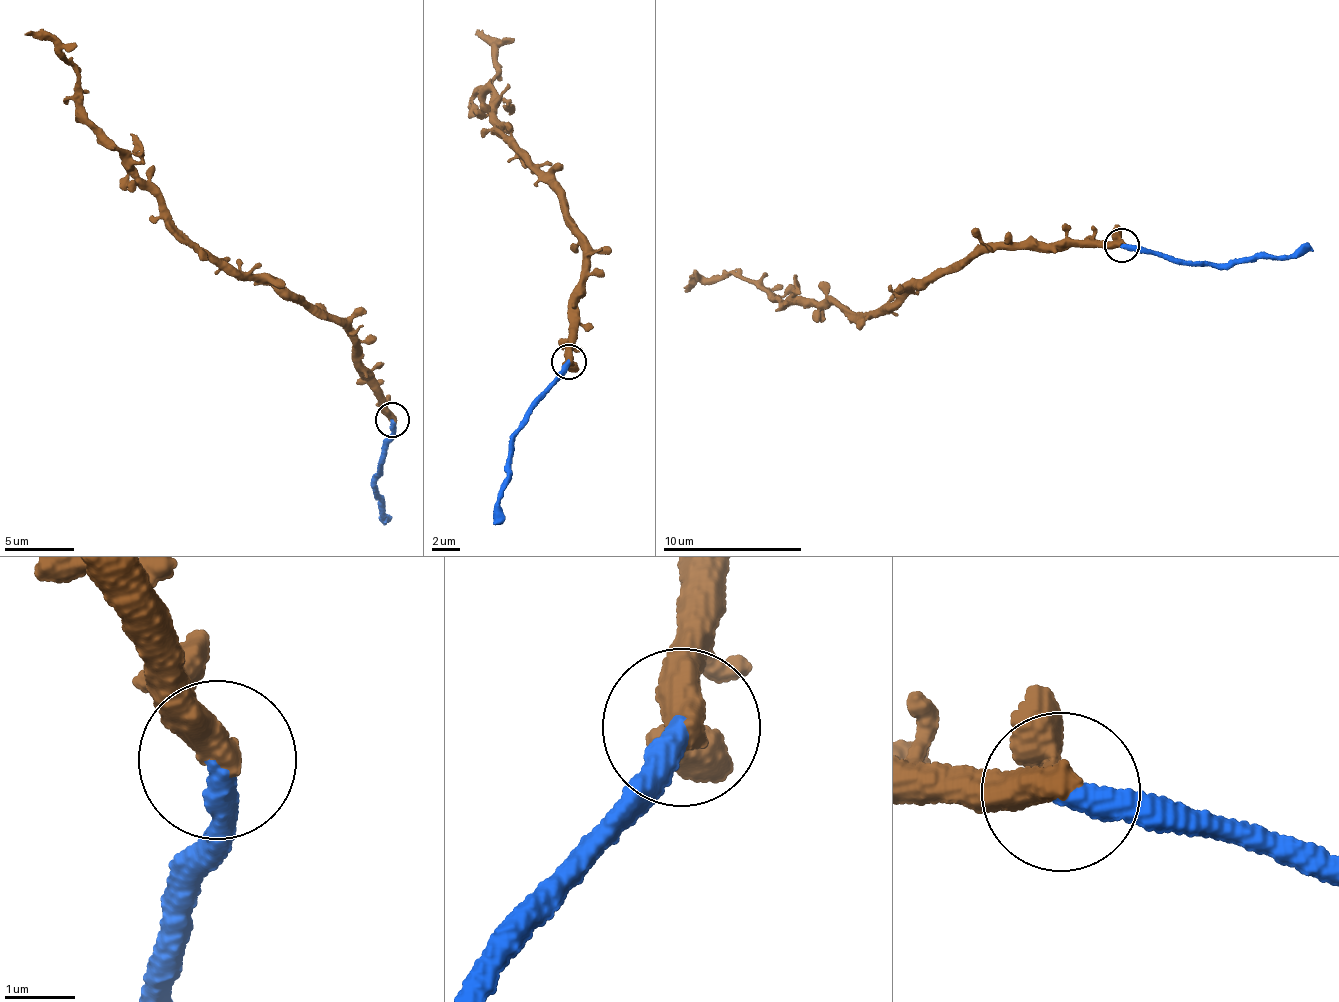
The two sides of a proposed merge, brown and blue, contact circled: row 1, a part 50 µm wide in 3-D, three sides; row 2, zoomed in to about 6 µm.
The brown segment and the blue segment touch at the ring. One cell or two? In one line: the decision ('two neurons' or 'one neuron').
two neurons

